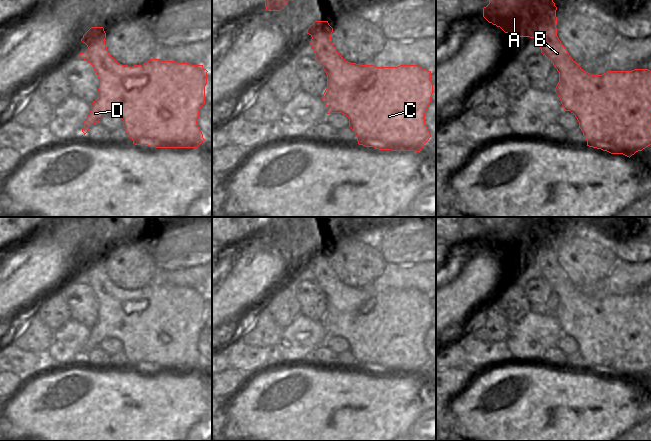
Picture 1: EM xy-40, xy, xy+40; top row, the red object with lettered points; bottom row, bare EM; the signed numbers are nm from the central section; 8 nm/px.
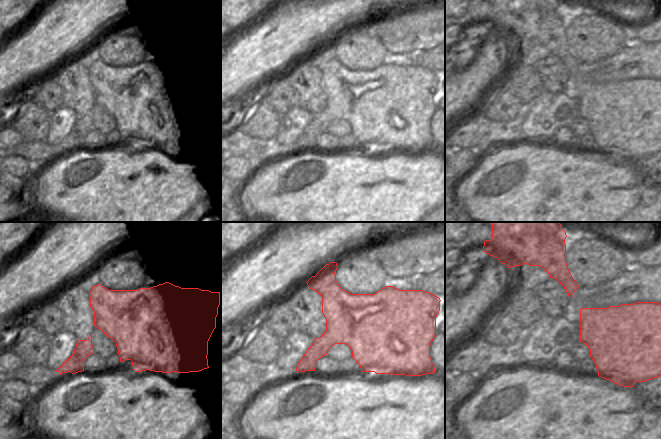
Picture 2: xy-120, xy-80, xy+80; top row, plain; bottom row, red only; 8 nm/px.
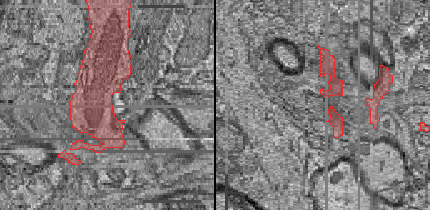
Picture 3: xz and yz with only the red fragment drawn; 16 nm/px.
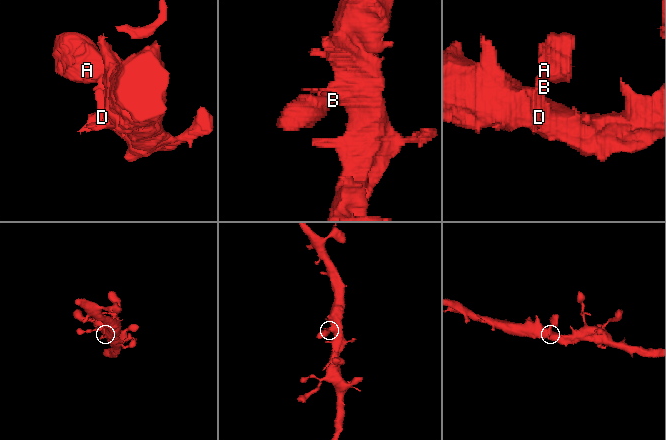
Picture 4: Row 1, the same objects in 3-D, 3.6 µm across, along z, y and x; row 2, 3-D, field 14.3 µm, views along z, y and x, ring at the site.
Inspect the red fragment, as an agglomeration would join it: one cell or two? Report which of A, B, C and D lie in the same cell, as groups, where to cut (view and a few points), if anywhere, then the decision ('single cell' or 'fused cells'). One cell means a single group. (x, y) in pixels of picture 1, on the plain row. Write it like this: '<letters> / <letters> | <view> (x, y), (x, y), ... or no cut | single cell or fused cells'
A B C D | no cut | single cell

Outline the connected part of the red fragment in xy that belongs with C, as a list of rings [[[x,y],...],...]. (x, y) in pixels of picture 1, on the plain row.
[[[315,245],[308,253],[312,263],[313,281],[327,298],[327,312],[321,321],[327,330],[327,338],[342,337],[349,342],[349,351],[357,360],[359,369],[379,374],[419,376],[429,364],[431,358],[425,348],[425,336],[431,327],[433,308],[431,295],[418,289],[400,289],[398,291],[376,291],[360,289],[346,285],[336,274],[331,258],[333,252],[328,245]]]

